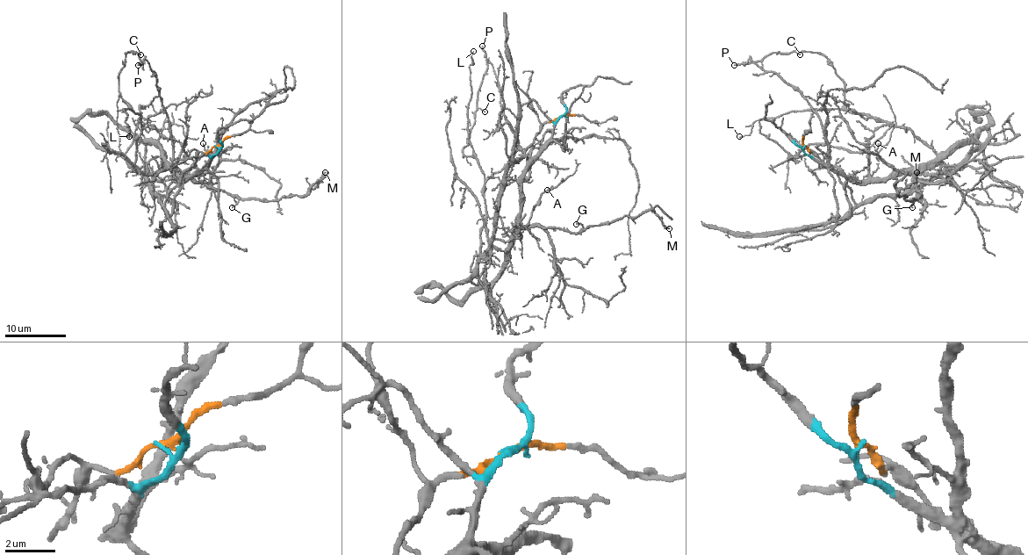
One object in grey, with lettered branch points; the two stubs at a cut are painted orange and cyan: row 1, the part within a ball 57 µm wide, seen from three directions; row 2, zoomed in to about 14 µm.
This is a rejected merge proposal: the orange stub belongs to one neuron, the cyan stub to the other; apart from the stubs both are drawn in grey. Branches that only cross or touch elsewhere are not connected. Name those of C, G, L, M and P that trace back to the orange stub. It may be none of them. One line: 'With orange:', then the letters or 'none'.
With orange: C, L, P

